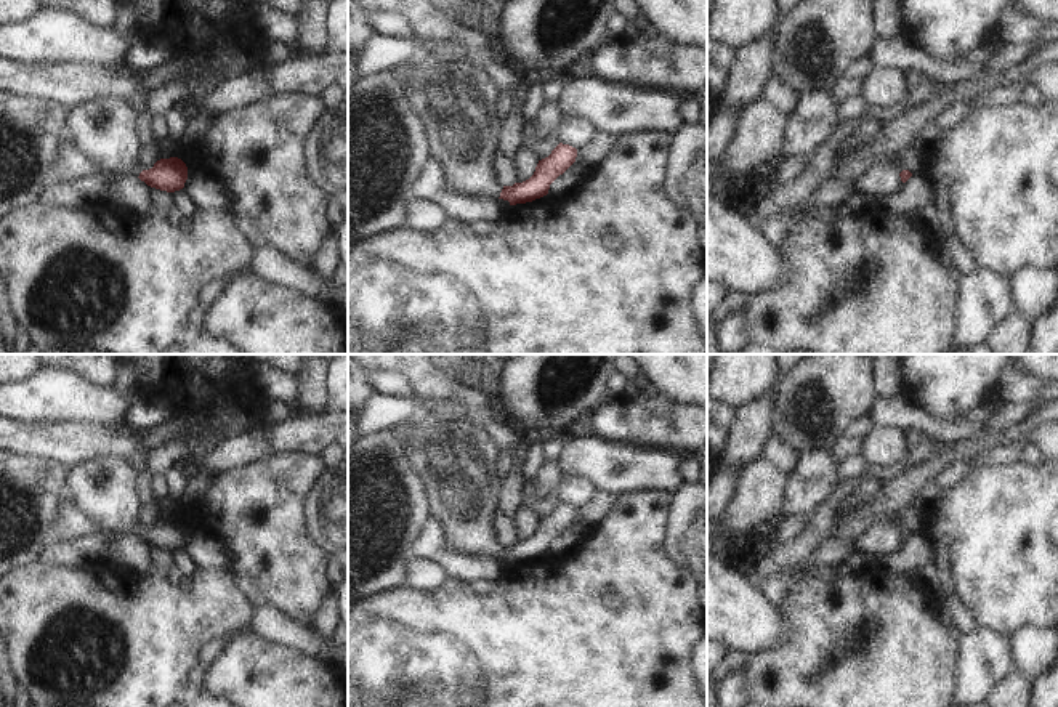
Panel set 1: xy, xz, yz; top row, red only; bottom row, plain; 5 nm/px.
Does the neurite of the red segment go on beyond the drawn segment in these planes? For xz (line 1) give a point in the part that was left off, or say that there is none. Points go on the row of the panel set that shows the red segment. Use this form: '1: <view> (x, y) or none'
1: xz (456, 103)

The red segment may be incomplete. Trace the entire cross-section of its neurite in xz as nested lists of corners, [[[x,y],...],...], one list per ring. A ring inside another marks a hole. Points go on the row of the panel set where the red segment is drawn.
[[[425,59],[410,69],[407,98],[425,125],[444,184],[460,196],[503,199],[510,205],[532,202],[547,196],[550,184],[575,162],[577,149],[559,143],[529,180],[502,186],[495,176],[502,123],[495,115],[497,95],[487,75],[468,64],[436,66]]]

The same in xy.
[[[106,98],[93,99],[75,106],[66,115],[66,135],[72,139],[80,152],[83,152],[91,162],[95,162],[101,173],[112,176],[138,176],[147,186],[175,192],[184,188],[188,180],[188,167],[178,157],[160,159],[152,168],[143,170],[138,164],[139,143],[133,131],[136,112],[130,107],[130,103]]]

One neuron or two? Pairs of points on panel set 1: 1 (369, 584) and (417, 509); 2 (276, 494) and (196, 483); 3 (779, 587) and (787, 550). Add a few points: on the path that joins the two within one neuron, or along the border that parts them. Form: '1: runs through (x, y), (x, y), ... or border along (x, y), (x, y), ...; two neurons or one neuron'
1: runs through (369, 565), (369, 557), (398, 528); one neuron
2: border along (214, 475), (210, 488), (189, 517); two neurons
3: border along (807, 560), (768, 576), (760, 587); two neurons

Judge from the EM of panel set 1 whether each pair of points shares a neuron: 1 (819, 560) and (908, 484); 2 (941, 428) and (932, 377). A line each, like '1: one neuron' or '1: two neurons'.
1: two neurons
2: two neurons

